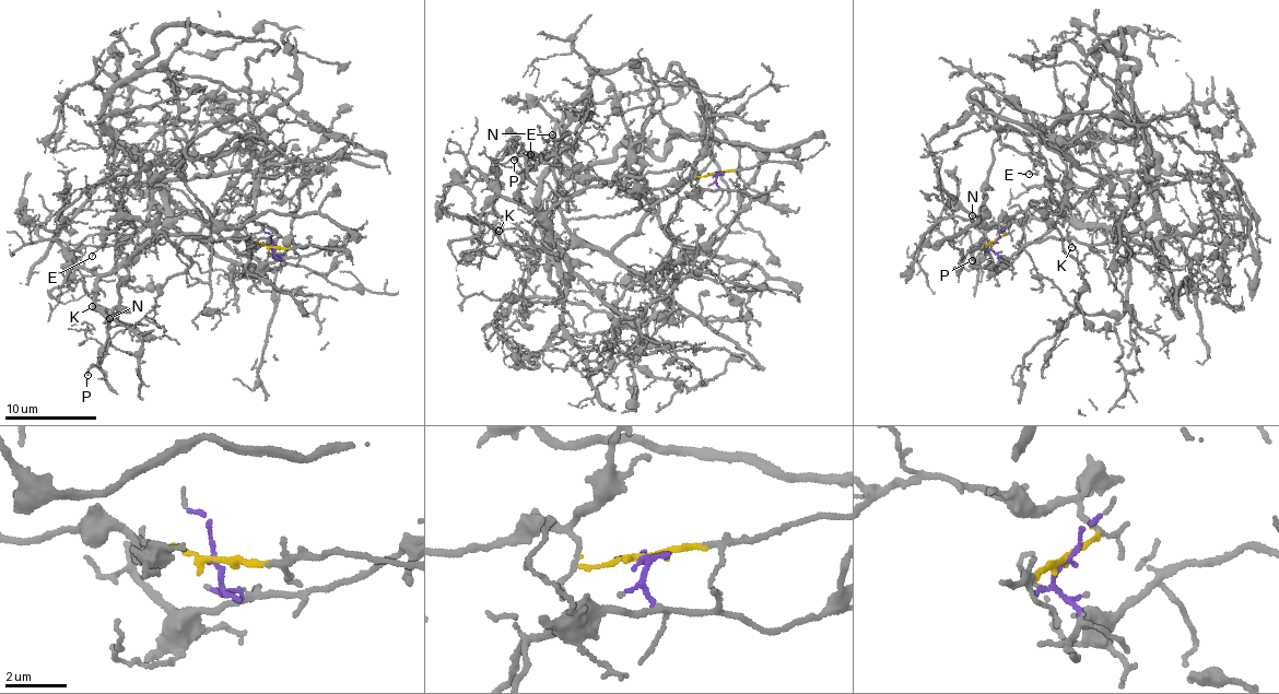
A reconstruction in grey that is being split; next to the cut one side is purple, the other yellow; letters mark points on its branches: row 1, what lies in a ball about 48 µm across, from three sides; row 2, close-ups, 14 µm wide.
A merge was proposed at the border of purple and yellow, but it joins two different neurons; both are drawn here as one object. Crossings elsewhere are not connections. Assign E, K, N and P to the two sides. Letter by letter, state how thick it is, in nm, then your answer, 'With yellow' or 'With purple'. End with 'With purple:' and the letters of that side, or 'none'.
E: Thickness 110 nm. With purple
K: Thickness 80 nm. With yellow
N: Thickness 120 nm. With yellow
P: Thickness 170 nm. With yellow
With purple: E

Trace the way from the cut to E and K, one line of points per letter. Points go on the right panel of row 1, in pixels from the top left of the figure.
E: (996, 240), (998, 259), (1051, 238), (1099, 245), (1145, 226), (1129, 188), (1074, 139), (1029, 156), (1029, 175)
K: (996, 240), (1004, 215), (1032, 199), (1070, 218), (1060, 211), (1066, 197), (1072, 247)

